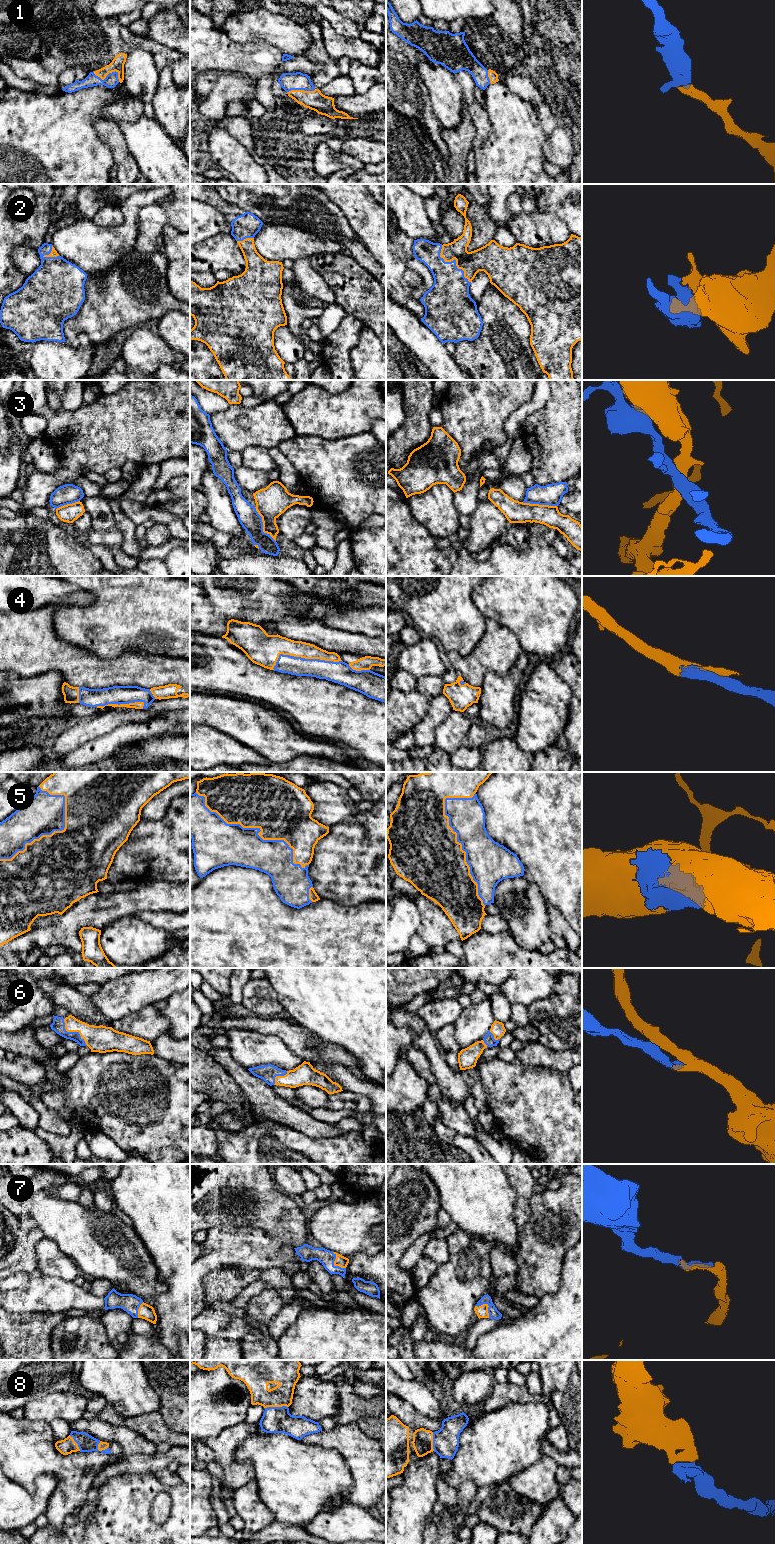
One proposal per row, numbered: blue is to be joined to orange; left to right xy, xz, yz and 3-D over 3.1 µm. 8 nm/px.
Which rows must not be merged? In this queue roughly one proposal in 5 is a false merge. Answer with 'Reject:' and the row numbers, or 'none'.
Reject: 3

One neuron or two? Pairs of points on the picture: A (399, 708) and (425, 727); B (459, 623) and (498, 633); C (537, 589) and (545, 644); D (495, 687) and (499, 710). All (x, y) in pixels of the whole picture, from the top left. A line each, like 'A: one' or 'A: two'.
A: two
B: two
C: one
D: one

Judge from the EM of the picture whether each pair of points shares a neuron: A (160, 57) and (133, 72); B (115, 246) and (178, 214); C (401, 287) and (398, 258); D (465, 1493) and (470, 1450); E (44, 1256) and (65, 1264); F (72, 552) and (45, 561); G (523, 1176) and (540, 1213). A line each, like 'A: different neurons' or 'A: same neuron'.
A: different neurons
B: different neurons
C: same neuron
D: different neurons
E: same neuron
F: same neuron
G: different neurons

